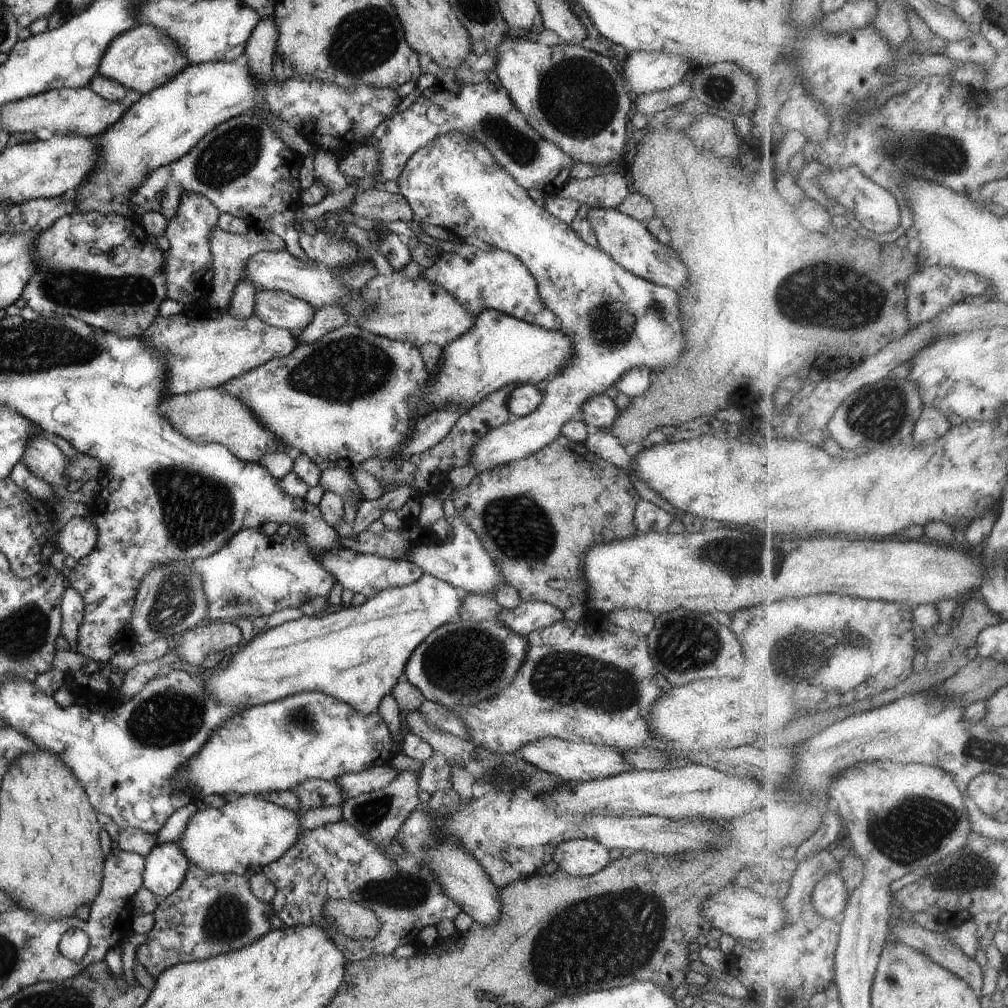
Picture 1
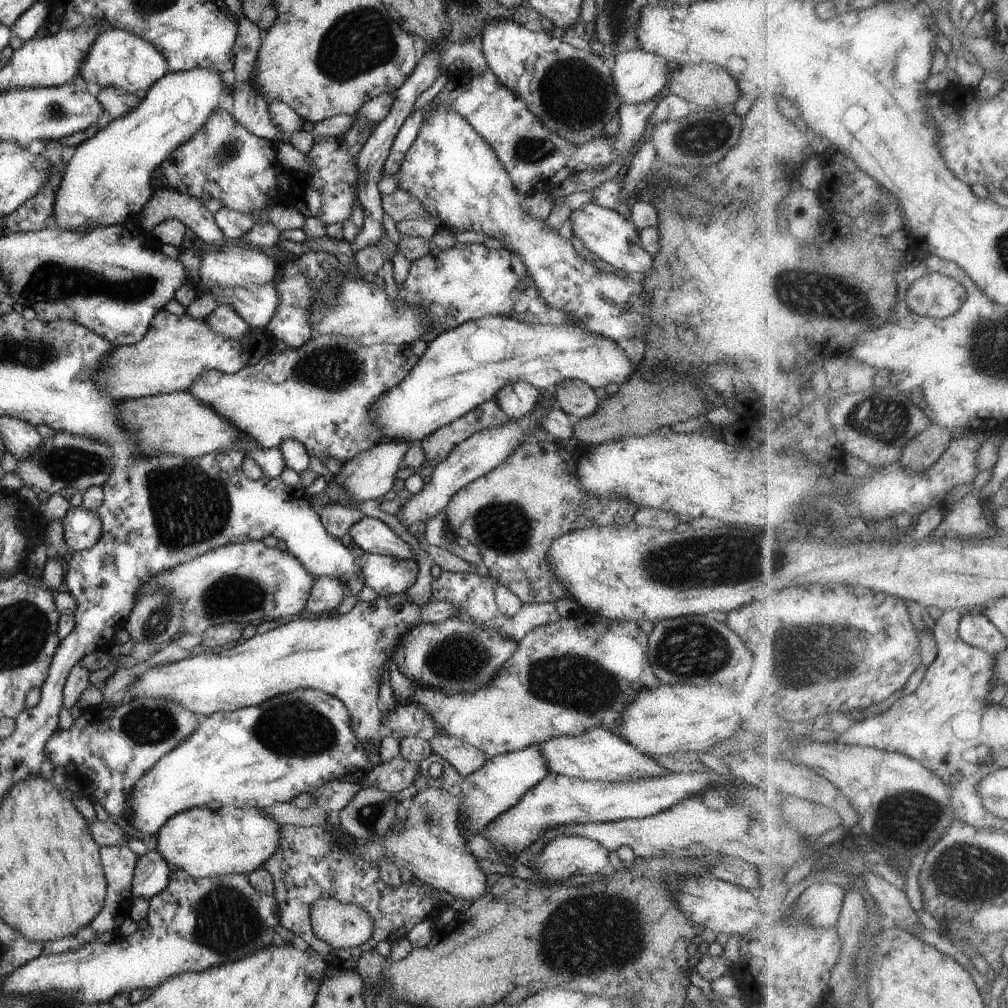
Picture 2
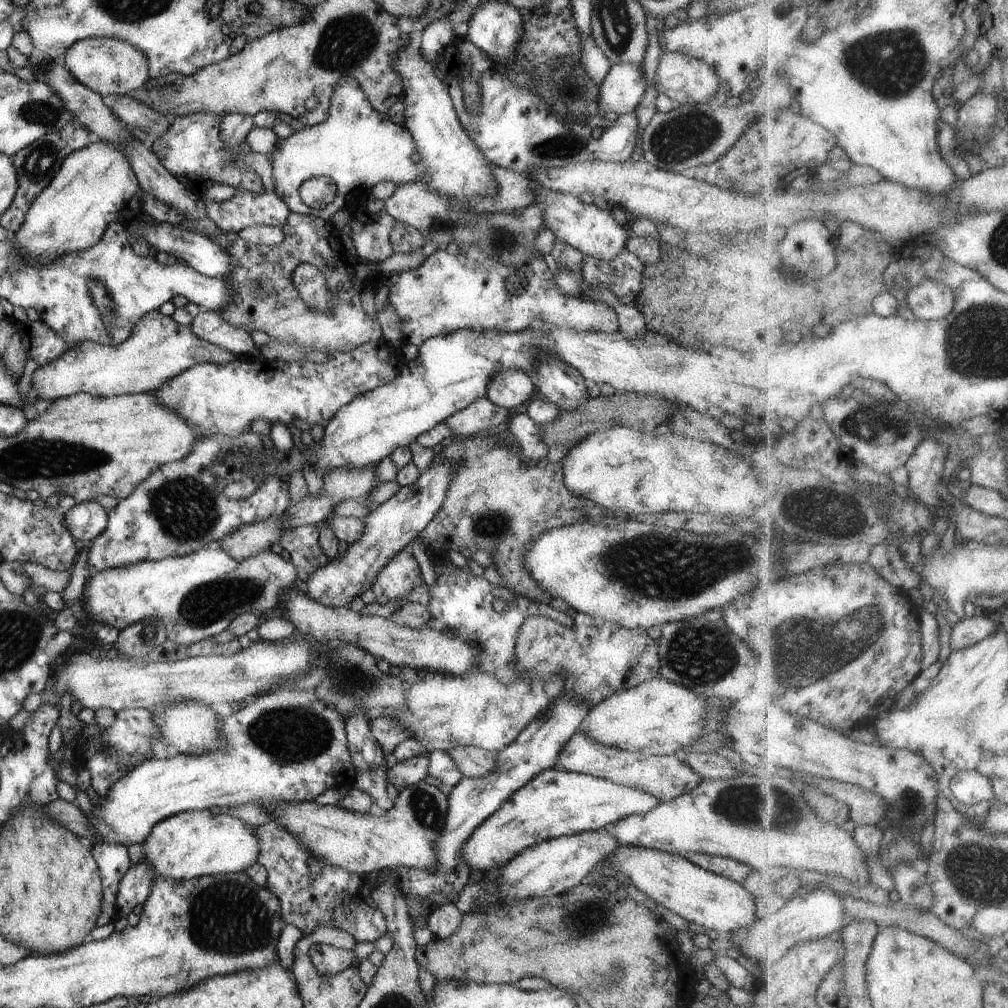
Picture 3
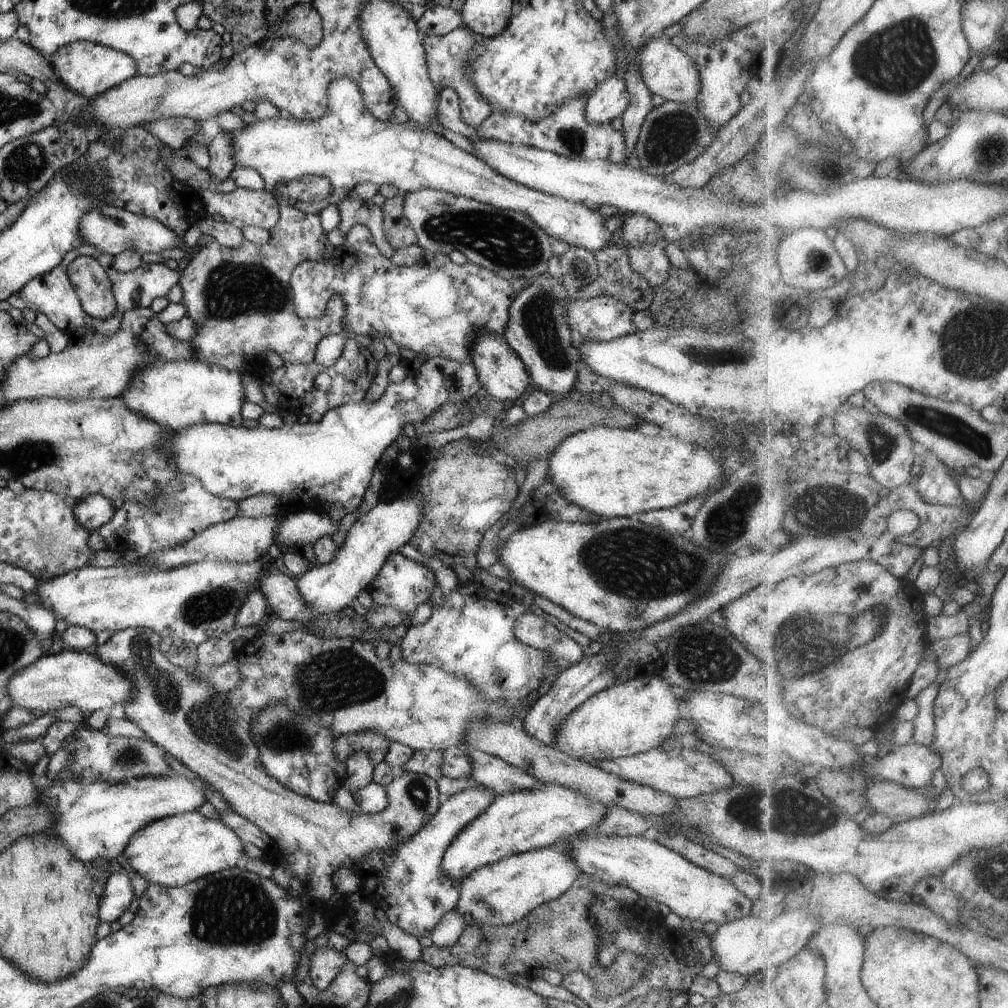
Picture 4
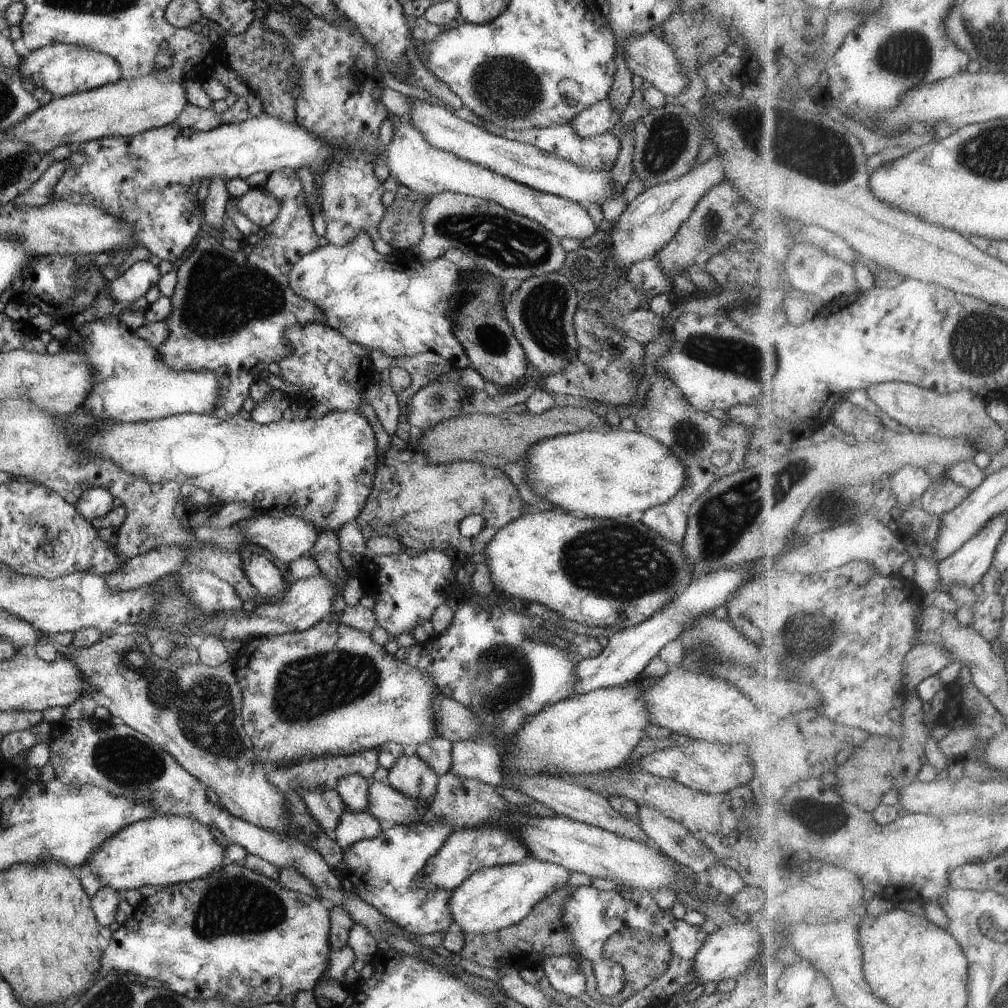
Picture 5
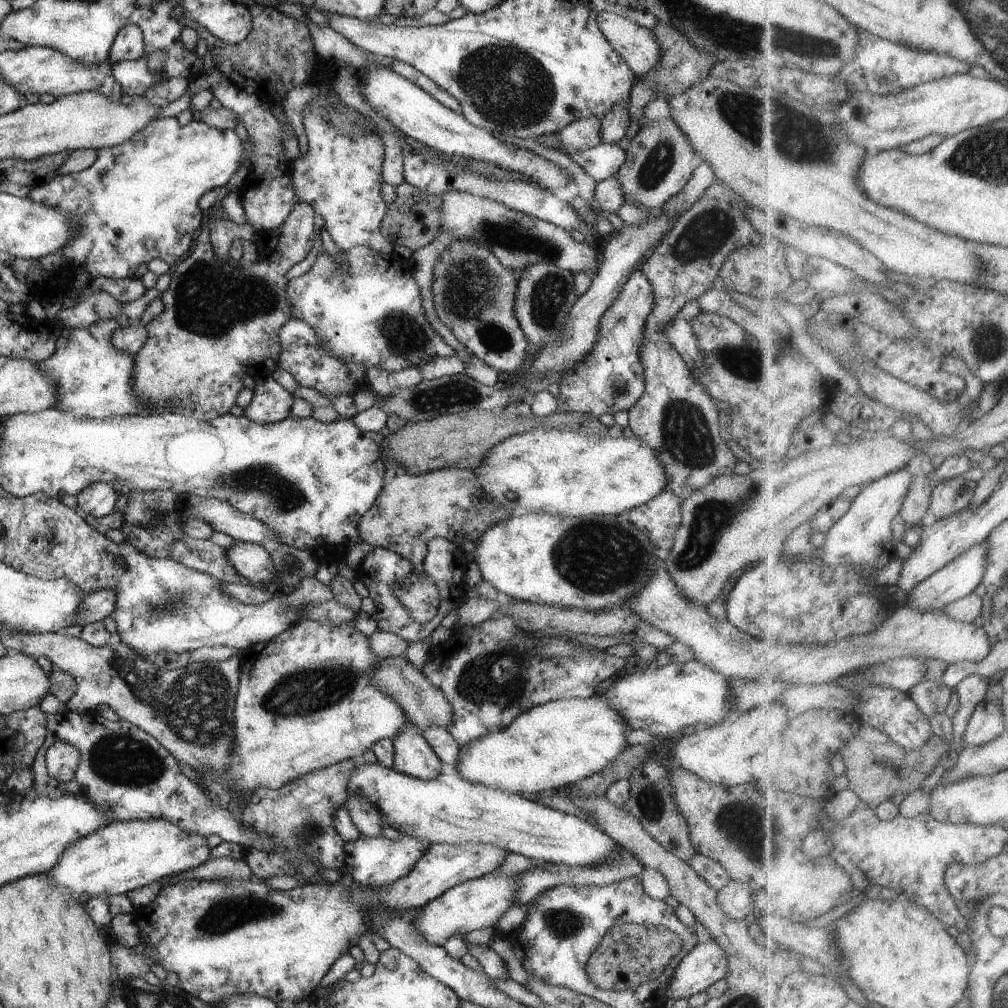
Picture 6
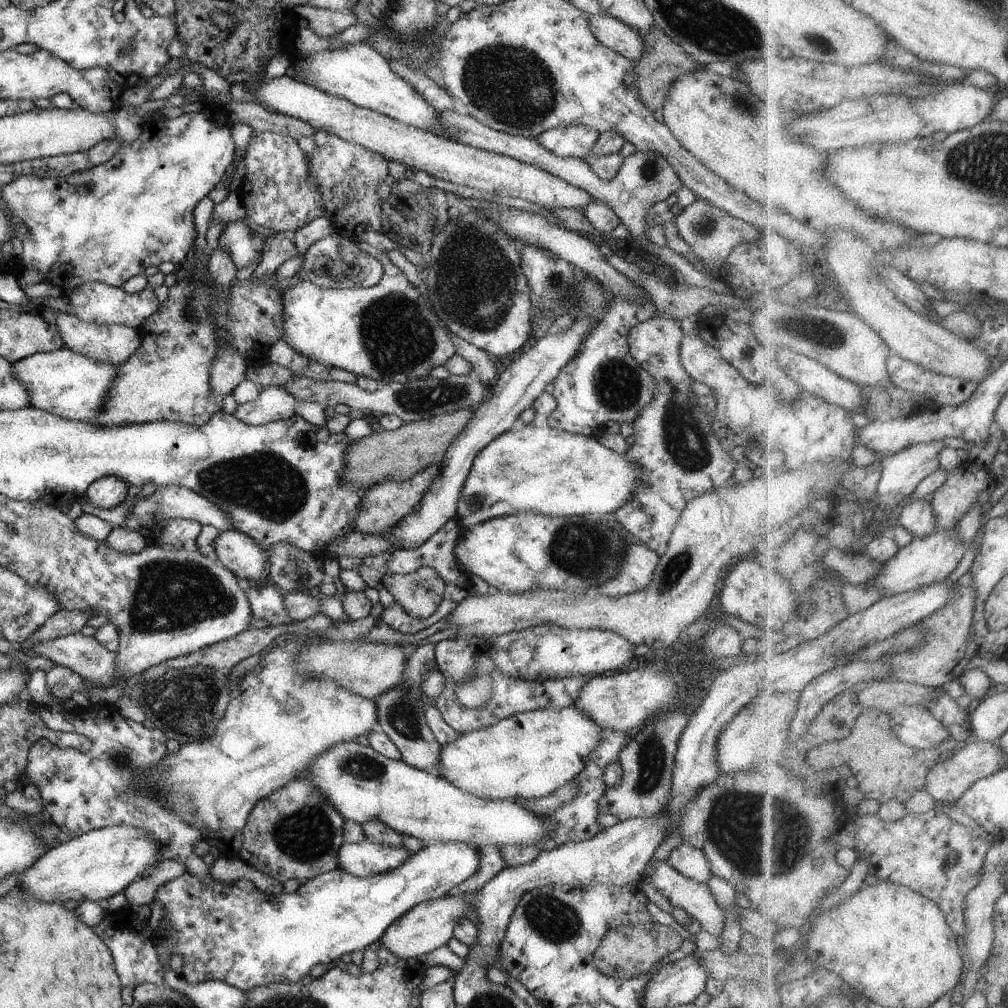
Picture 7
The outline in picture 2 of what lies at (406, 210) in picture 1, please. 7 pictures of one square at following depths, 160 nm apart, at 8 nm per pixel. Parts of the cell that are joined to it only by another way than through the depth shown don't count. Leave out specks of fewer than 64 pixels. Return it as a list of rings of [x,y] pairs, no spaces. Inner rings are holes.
[[[400,187],[392,194],[381,196],[381,205],[384,212],[395,223],[404,219],[412,220],[423,218],[429,221],[434,220],[433,216],[424,208],[420,200]]]

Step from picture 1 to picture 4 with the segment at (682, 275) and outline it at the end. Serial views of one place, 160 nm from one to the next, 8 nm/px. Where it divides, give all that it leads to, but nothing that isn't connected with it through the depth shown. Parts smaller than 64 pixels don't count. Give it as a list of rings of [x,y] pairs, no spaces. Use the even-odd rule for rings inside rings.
[[[349,78],[333,80],[327,88],[329,107],[326,114],[317,121],[298,120],[292,116],[258,119],[248,123],[242,130],[232,131],[233,161],[235,166],[257,170],[265,180],[265,189],[272,194],[275,188],[285,182],[314,175],[327,178],[332,185],[329,195],[321,201],[295,203],[296,208],[306,213],[318,215],[330,204],[336,205],[340,199],[348,196],[360,182],[374,182],[378,186],[394,185],[400,193],[413,193],[421,188],[446,191],[459,197],[466,197],[499,209],[512,209],[524,213],[534,224],[537,224],[552,239],[564,240],[570,245],[597,251],[611,244],[612,233],[605,226],[606,218],[599,211],[593,211],[584,203],[567,201],[527,186],[518,184],[484,164],[474,153],[468,153],[442,135],[429,131],[410,118],[402,124],[374,118],[365,107],[358,85]]]

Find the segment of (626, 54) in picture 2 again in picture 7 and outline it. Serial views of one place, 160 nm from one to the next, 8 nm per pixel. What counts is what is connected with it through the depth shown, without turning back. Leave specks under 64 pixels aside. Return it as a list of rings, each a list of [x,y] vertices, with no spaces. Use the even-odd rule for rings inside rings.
[[[557,126],[541,132],[535,139],[548,152],[561,157],[585,159],[600,133],[589,126]]]

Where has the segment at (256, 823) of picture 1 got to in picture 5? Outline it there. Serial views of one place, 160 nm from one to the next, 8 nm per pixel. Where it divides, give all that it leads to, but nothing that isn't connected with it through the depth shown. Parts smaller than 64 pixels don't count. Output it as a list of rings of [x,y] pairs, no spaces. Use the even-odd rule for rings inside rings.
[[[154,815],[119,830],[104,841],[86,862],[101,887],[122,894],[141,886],[187,883],[204,878],[227,861],[226,848],[216,842],[210,828],[193,818],[176,815]]]

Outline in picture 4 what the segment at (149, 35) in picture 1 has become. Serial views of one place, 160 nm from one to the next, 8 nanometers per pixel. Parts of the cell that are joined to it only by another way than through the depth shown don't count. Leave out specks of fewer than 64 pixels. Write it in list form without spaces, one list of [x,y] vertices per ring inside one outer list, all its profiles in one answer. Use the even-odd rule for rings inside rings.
[[[76,41],[61,46],[47,58],[57,78],[73,93],[81,94],[87,99],[93,99],[96,95],[101,95],[109,88],[117,87],[121,82],[137,74],[137,64],[131,56],[88,41]]]

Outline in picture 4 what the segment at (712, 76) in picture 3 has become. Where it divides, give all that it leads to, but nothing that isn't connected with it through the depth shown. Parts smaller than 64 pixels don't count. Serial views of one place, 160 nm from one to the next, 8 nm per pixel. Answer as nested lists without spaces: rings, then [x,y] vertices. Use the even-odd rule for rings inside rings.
[[[660,37],[650,39],[640,50],[638,71],[644,84],[653,95],[660,95],[665,101],[684,103],[696,99],[700,92],[700,77],[694,61],[670,40]]]

